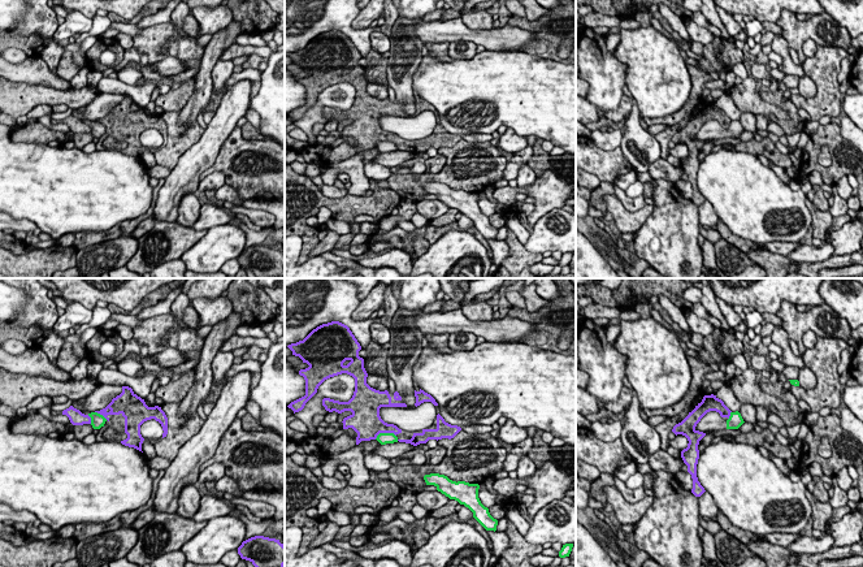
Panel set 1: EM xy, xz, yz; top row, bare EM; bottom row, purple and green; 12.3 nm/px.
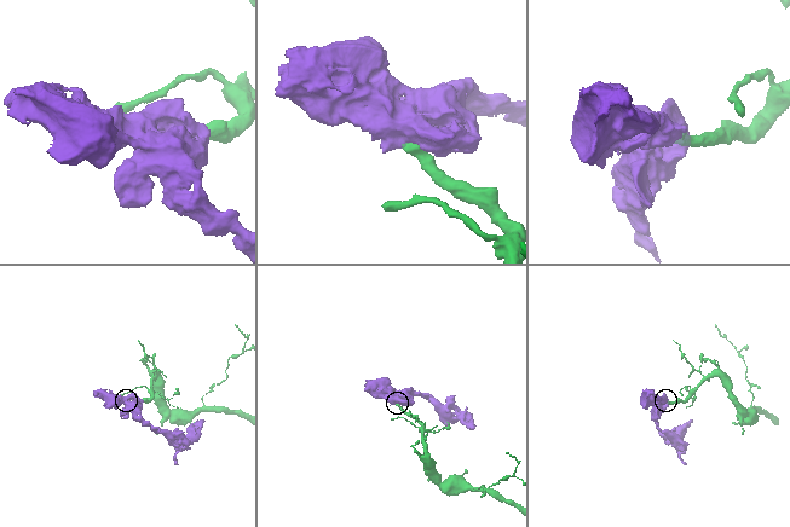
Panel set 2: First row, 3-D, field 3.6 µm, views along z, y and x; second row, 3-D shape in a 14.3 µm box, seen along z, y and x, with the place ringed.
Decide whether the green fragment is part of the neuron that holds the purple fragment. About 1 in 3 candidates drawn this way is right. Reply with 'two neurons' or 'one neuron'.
two neurons

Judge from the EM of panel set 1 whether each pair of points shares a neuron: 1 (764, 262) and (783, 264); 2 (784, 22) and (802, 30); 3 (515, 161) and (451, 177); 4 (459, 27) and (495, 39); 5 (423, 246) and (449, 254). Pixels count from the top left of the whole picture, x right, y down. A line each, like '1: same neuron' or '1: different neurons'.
1: same neuron
2: same neuron
3: different neurons
4: same neuron
5: different neurons

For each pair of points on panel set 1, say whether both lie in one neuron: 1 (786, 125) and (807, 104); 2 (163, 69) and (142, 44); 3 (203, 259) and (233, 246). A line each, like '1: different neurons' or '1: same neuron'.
1: different neurons
2: different neurons
3: same neuron

